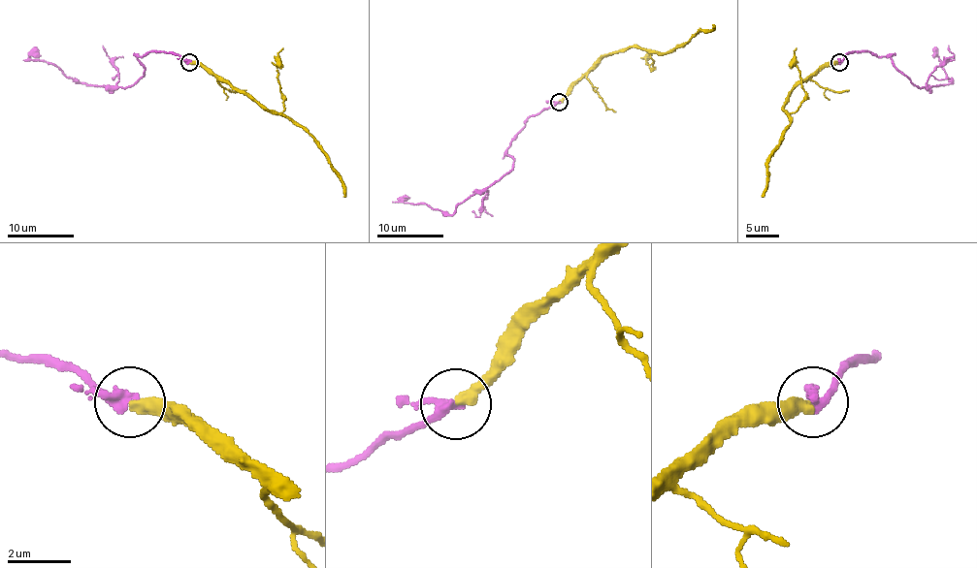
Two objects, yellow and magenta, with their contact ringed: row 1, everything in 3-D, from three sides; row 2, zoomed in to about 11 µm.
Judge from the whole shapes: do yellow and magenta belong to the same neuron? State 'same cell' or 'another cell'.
another cell

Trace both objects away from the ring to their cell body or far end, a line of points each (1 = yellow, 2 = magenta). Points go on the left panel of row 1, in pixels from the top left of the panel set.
1: (190, 61), (201, 63), (236, 89), (251, 94), (266, 108), (282, 112), (301, 126), (327, 159), (345, 197)
2: (190, 61), (150, 51), (137, 58), (145, 73), (130, 86), (107, 87), (76, 82), (31, 58), (38, 47)

